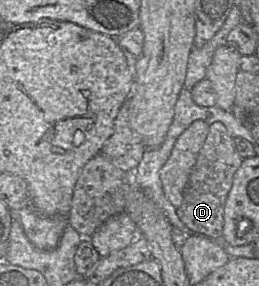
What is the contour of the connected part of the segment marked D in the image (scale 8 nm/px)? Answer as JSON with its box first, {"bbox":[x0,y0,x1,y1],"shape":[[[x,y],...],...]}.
{"bbox":[176,122,243,238],"shape":[[[221,122],[209,125],[209,132],[198,154],[184,189],[183,200],[176,213],[188,231],[208,238],[221,237],[224,224],[224,206],[232,187],[233,177],[243,158],[238,154],[234,138]]]}

